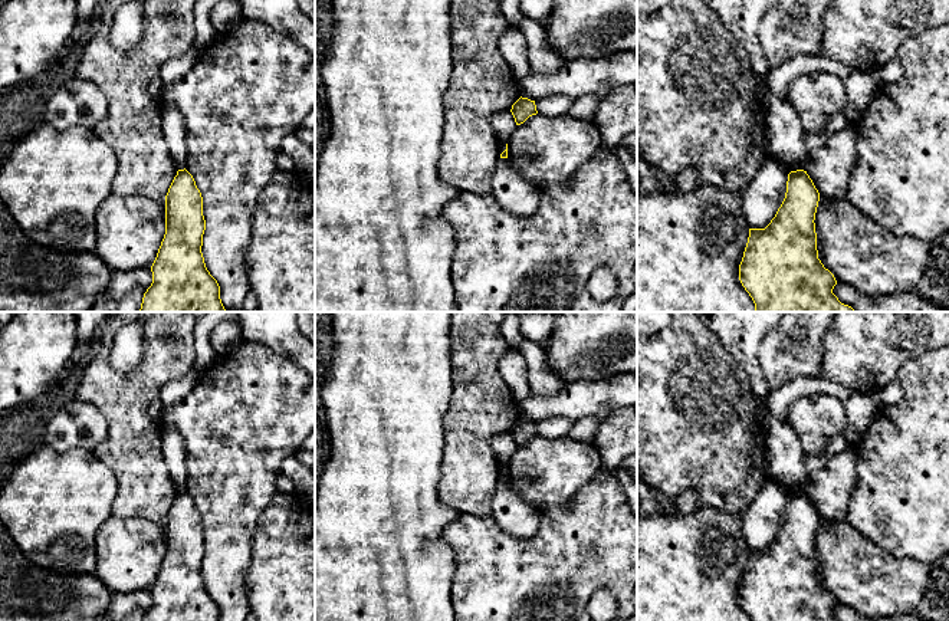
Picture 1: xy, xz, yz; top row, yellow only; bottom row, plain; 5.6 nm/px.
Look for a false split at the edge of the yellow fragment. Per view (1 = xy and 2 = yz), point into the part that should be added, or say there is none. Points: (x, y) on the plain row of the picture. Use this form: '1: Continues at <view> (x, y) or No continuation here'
1: No continuation here
2: No continuation here

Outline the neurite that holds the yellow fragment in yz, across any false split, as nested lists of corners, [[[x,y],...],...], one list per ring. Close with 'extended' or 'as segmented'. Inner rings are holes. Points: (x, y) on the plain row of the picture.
[[[804,492],[791,493],[787,503],[785,520],[775,539],[765,551],[749,551],[748,565],[739,586],[739,602],[752,621],[838,621],[833,611],[834,597],[818,581],[815,535],[820,515]]] | as segmented

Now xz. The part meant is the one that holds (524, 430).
[[[522,418],[512,427],[510,434],[516,447],[523,446],[529,438],[538,436],[535,423]]] | as segmented

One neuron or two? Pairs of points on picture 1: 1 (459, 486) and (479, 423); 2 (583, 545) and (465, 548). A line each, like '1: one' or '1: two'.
1: one
2: one

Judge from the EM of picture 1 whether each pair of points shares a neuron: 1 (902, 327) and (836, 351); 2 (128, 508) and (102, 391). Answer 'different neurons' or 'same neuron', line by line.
1: same neuron
2: same neuron

